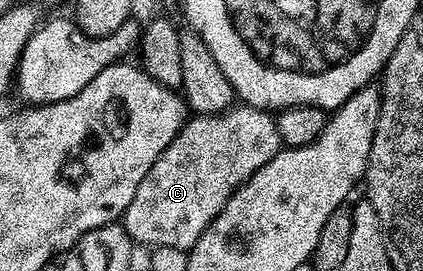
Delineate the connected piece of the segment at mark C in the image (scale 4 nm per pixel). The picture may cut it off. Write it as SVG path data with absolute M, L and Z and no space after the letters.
M232 105L222 115L195 115L188 118L183 127L169 141L165 153L153 161L153 169L145 173L141 185L137 185L137 193L133 201L129 201L129 209L125 209L122 225L129 233L132 244L144 243L147 249L168 247L190 251L192 245L205 233L217 213L229 197L238 189L245 180L261 165L265 165L281 149L275 115L269 111L262 111L259 107L246 105Z

